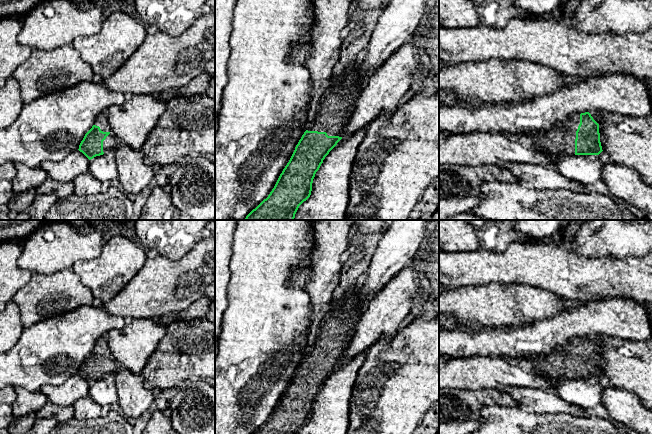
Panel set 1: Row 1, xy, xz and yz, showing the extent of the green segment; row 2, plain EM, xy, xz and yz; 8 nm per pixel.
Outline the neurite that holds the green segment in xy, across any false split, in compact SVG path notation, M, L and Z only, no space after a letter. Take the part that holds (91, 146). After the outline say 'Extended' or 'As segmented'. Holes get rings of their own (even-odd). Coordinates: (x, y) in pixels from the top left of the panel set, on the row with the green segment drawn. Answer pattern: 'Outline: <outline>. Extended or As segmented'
Outline: M104 111L85 134L78 150L91 160L103 154L113 154L120 144L110 127L107 111Z. Extended

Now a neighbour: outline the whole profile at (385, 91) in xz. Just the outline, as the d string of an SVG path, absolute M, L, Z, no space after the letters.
M421 31L393 53L369 78L355 102L342 138L368 127L382 114L391 115L405 101L412 74L420 69L418 48L423 43Z

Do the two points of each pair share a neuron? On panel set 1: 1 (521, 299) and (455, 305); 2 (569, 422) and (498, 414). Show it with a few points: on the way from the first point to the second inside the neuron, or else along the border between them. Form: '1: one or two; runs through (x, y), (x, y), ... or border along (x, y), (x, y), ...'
1: one; runs through (505, 305), (471, 305)
2: one; runs through (551, 423), (516, 423)

